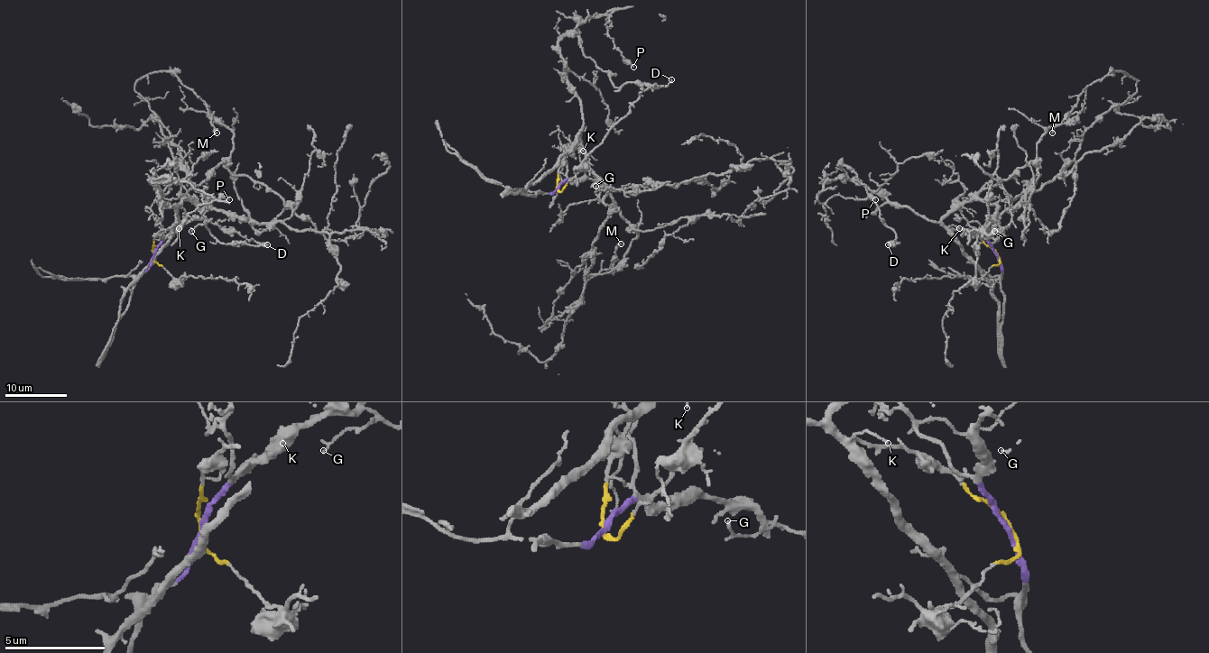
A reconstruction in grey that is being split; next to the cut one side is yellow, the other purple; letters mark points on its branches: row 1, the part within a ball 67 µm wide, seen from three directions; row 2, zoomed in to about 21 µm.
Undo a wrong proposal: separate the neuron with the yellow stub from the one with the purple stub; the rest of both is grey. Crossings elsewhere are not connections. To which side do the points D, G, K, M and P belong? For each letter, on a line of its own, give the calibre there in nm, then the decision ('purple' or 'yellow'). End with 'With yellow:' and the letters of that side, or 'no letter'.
D: calibre 150 nm; yellow
G: calibre 80 nm; purple
K: calibre 100 nm; yellow
M: calibre 200 nm; purple
P: calibre 240 nm; yellow
With yellow: D, K, P

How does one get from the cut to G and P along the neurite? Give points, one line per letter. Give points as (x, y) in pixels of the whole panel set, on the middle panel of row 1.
G: (558, 188), (568, 179), (605, 182), (610, 187), (598, 190), (595, 186)
P: (558, 188), (559, 165), (583, 125), (558, 43), (618, 9), (607, 32), (633, 66)

